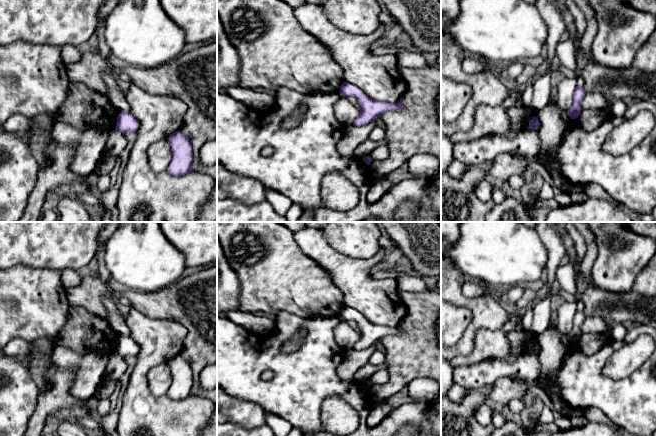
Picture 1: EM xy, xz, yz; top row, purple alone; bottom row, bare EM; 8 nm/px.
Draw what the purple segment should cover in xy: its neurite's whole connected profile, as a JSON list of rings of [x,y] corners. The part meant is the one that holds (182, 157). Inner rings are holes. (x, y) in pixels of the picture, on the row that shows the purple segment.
[[[179,130],[169,136],[167,140],[172,150],[172,160],[167,169],[168,173],[173,176],[191,173],[193,153],[188,137]]]

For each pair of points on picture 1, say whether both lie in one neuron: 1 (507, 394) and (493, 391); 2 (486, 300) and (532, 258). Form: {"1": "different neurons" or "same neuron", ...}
{"1": "same neuron", "2": "different neurons"}

